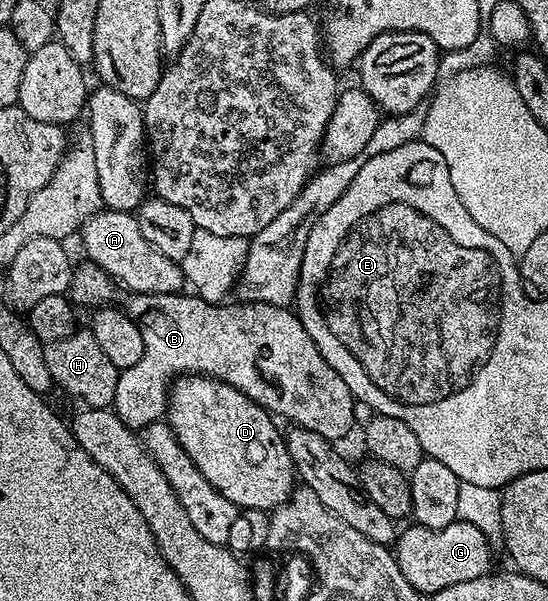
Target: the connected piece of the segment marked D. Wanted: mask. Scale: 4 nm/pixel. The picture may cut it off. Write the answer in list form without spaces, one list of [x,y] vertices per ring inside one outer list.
[[[208,375],[179,376],[168,392],[166,422],[174,429],[174,437],[178,437],[182,449],[190,453],[190,461],[198,465],[198,473],[202,473],[202,477],[206,477],[206,481],[210,481],[210,485],[214,485],[216,491],[237,509],[271,512],[291,497],[294,468],[284,435],[276,428],[277,420],[230,384],[221,379],[211,379]]]

